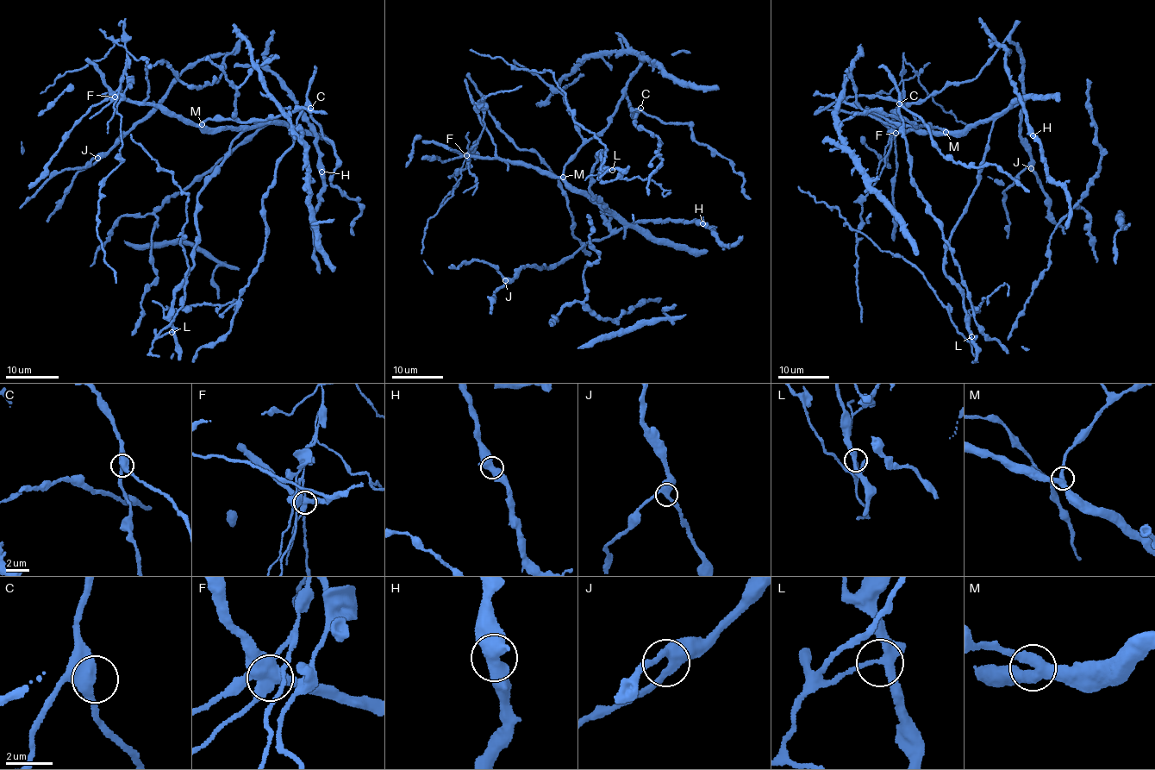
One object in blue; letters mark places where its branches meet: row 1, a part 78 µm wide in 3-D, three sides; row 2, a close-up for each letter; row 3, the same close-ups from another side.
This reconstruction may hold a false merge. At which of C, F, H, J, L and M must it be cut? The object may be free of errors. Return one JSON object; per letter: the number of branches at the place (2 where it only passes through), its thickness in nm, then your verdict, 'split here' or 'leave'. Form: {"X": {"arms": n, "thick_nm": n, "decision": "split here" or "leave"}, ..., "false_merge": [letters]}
{"C": {"arms": 3, "thick_nm": 420, "decision": "leave"}, "F": {"arms": 5, "thick_nm": 480, "decision": "split here"}, "H": {"arms": 3, "thick_nm": 500, "decision": "leave"}, "J": {"arms": 3, "thick_nm": 400, "decision": "leave"}, "L": {"arms": 4, "thick_nm": 320, "decision": "leave"}, "M": {"arms": 3, "thick_nm": 400, "decision": "leave"}, "false_merge": ["F"]}

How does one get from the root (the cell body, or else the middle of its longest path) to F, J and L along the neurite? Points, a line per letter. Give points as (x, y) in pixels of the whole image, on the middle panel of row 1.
F: (605, 209), (590, 202), (586, 196), (571, 190), (558, 178), (542, 174), (531, 167), (497, 159), (466, 156)
J: (605, 209), (496, 155), (467, 76), (496, 127), (557, 178), (583, 243), (505, 280)
L: (605, 209), (611, 212), (589, 186), (599, 152), (602, 151), (603, 162), (598, 168), (612, 170)

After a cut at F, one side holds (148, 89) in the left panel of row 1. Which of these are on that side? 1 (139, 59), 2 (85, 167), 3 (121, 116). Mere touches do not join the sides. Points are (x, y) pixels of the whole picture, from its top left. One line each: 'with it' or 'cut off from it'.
1: cut off from it
2: with it
3: cut off from it

